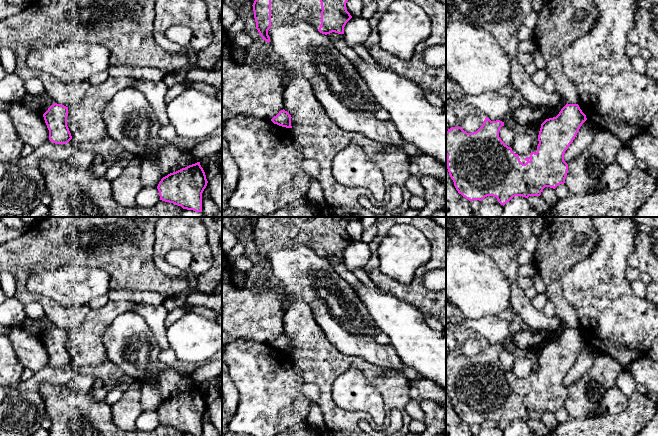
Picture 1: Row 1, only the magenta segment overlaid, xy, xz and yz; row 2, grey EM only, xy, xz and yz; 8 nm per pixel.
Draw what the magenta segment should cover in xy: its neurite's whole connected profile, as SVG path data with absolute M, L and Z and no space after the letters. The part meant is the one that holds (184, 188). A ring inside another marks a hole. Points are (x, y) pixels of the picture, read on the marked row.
M197 162L163 177L157 189L160 200L202 212L202 193L207 183L205 172Z

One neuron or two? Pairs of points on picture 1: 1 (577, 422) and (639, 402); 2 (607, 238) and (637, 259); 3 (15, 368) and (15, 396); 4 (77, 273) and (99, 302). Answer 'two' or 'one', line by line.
1: one
2: two
3: one
4: two

